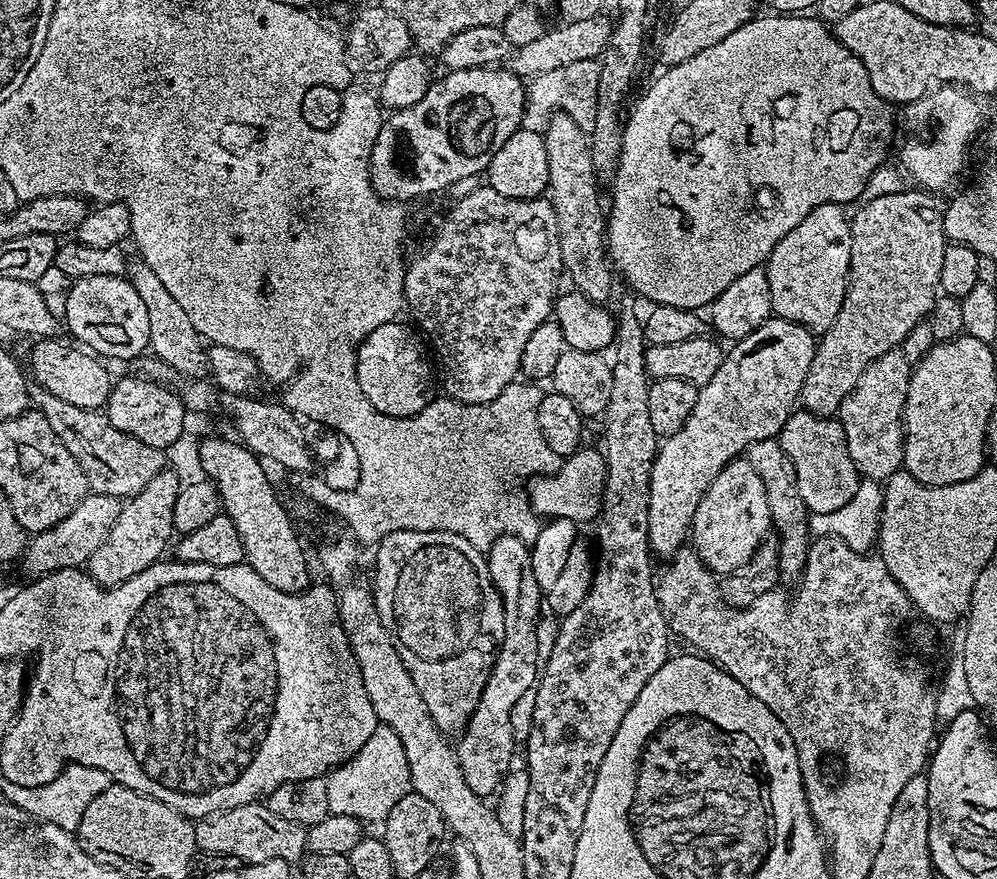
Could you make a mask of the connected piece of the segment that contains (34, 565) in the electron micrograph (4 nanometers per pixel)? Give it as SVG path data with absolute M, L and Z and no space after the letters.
M93 492L84 496L62 522L56 523L50 530L35 533L29 539L20 560L28 577L39 578L58 569L83 567L116 525L122 508L121 499L116 496Z

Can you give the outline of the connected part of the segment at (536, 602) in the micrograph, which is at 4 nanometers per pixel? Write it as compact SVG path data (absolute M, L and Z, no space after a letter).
M499 536L486 550L486 559L492 585L504 607L504 640L500 643L499 653L490 670L490 678L482 690L482 698L458 743L466 786L470 786L470 790L482 798L488 798L488 795L491 797L513 767L512 751L516 748L516 740L512 737L511 712L524 695L527 697L535 689L542 668L540 636L536 633L540 608L542 612L542 586L532 573L529 545L516 536Z

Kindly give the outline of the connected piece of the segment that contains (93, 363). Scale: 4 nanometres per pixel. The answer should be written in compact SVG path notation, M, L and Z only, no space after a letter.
M60 338L37 339L32 348L31 379L50 390L54 398L62 398L62 402L71 402L73 406L83 408L103 409L107 405L108 395L112 393L113 377L91 351L75 343L67 343L63 344Z

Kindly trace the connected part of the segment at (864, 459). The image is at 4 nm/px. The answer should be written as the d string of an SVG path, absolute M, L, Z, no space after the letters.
M891 350L883 353L877 357L876 360L870 362L863 373L858 378L856 385L852 387L852 392L840 403L840 411L838 413L838 423L840 428L844 432L844 445L848 448L848 457L852 460L852 467L863 479L875 480L877 482L883 482L889 480L895 472L901 471L904 463L904 393L906 391L906 385L910 375L910 364L904 361L904 356L900 353L900 350Z

